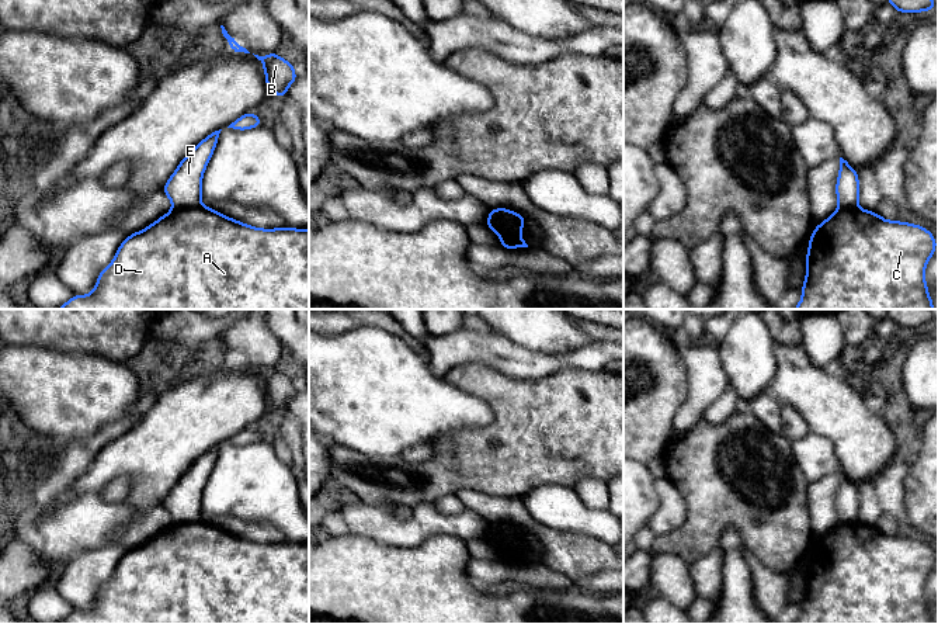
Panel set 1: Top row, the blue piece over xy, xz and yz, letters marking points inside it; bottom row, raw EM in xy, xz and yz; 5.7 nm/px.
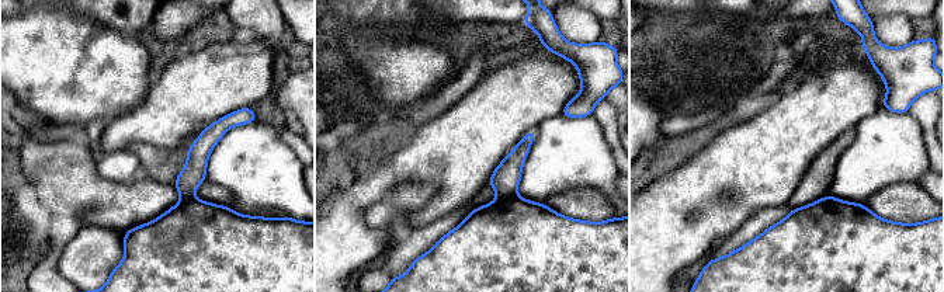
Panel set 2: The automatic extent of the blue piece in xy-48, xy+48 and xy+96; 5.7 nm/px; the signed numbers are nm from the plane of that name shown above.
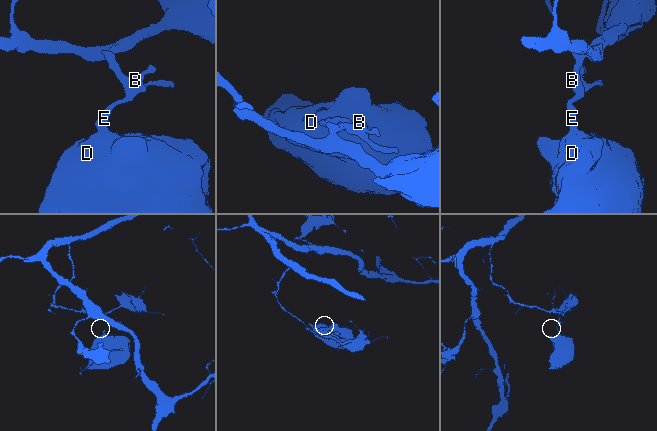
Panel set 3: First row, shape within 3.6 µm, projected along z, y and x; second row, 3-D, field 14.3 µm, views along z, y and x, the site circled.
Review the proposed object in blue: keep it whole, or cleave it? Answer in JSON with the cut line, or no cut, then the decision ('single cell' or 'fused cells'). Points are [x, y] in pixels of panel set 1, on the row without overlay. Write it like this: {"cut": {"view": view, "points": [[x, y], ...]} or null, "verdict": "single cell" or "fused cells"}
{"cut": {"view": "xy", "points": [[201, 520], [173, 523]]}, "verdict": "fused cells"}

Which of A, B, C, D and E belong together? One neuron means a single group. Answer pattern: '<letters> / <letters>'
A C D / B E

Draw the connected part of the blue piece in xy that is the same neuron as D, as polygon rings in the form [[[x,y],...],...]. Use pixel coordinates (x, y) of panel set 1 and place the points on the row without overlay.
[[[209,521],[173,523],[152,540],[129,550],[100,589],[88,610],[73,610],[58,624],[309,624],[309,544],[261,544],[234,535]]]

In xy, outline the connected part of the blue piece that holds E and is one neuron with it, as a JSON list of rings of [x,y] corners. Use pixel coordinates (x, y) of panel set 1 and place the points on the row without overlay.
[[[222,444],[209,448],[178,479],[163,502],[173,523],[201,521],[202,490]]]

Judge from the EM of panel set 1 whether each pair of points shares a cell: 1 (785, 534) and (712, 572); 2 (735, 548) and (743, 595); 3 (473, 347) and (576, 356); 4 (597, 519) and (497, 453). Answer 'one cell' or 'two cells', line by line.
1: two cells
2: one cell
3: one cell
4: two cells

